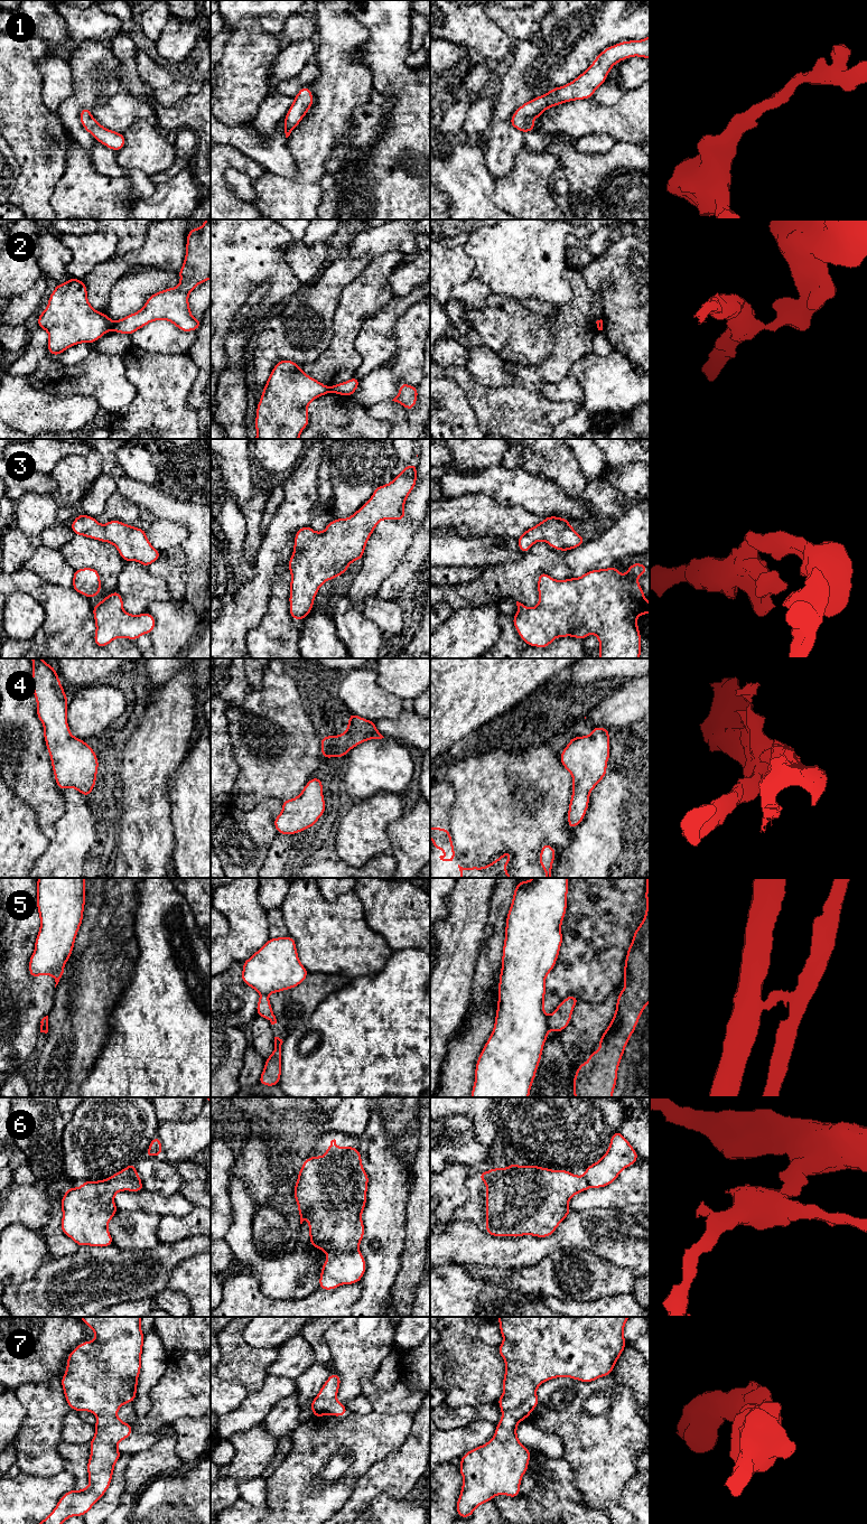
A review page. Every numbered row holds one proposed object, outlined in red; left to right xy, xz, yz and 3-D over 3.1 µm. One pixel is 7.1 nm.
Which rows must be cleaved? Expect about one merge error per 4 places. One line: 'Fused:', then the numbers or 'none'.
Fused: 2, 5, 6

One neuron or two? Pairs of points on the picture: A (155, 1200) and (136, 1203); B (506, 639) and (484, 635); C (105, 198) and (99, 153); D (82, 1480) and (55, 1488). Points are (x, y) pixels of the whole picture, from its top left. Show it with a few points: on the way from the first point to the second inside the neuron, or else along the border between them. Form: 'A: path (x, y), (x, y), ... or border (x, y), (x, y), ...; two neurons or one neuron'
A: path (150, 1200), (140, 1200); one neuron
B: border (500, 614), (497, 618), (500, 636), (490, 646); two neurons
C: border (90, 155), (94, 167), (102, 174), (128, 177); two neurons
D: border (66, 1470), (75, 1478), (74, 1488); two neurons

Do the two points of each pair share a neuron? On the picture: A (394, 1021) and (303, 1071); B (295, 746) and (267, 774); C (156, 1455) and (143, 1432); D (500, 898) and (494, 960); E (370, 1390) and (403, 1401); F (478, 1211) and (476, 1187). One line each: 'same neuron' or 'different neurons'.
A: same neuron
B: same neuron
C: different neurons
D: same neuron
E: same neuron
F: same neuron

